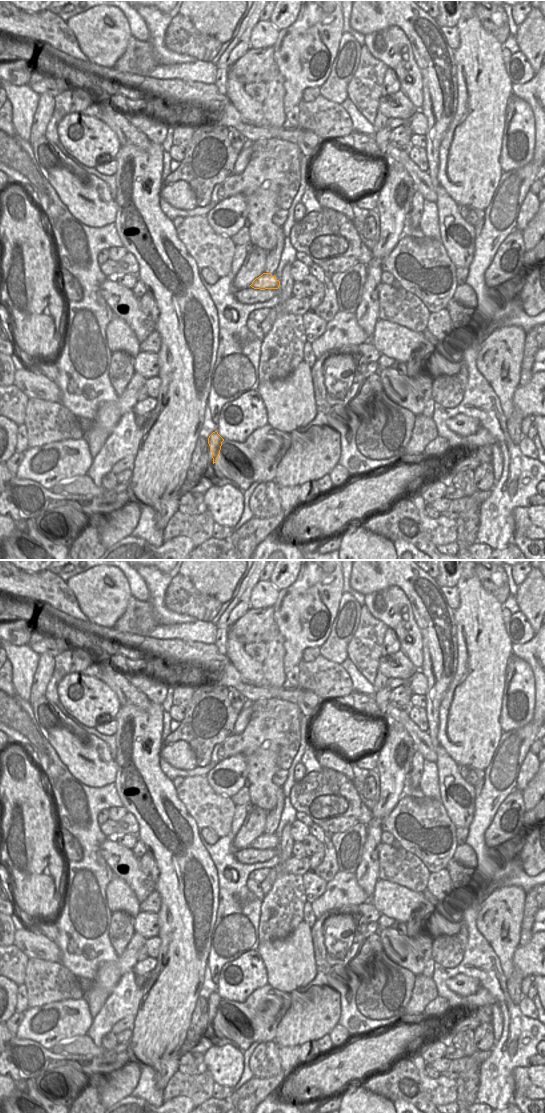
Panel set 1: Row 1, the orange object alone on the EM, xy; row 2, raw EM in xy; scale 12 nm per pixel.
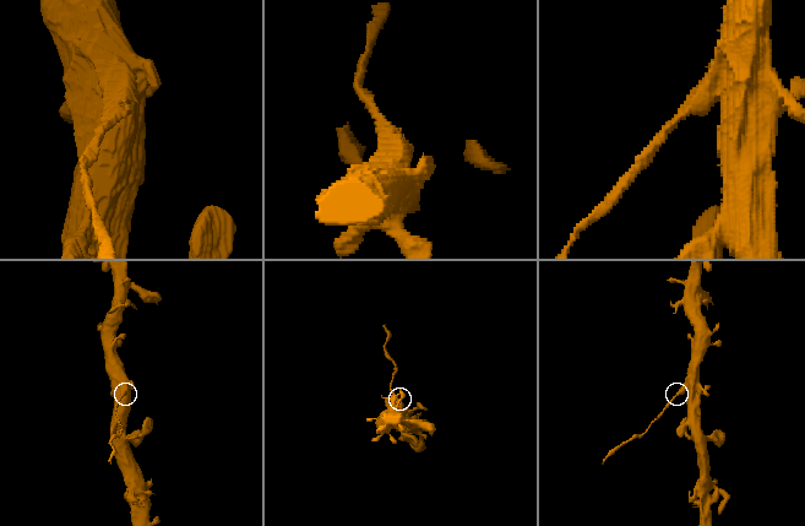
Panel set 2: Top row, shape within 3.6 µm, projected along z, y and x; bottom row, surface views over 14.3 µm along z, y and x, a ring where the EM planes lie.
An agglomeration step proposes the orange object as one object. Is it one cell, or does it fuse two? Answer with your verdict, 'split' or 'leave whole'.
split

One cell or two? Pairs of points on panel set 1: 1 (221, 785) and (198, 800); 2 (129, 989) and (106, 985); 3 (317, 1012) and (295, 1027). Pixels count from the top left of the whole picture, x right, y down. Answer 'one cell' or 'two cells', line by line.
1: two cells
2: two cells
3: one cell

